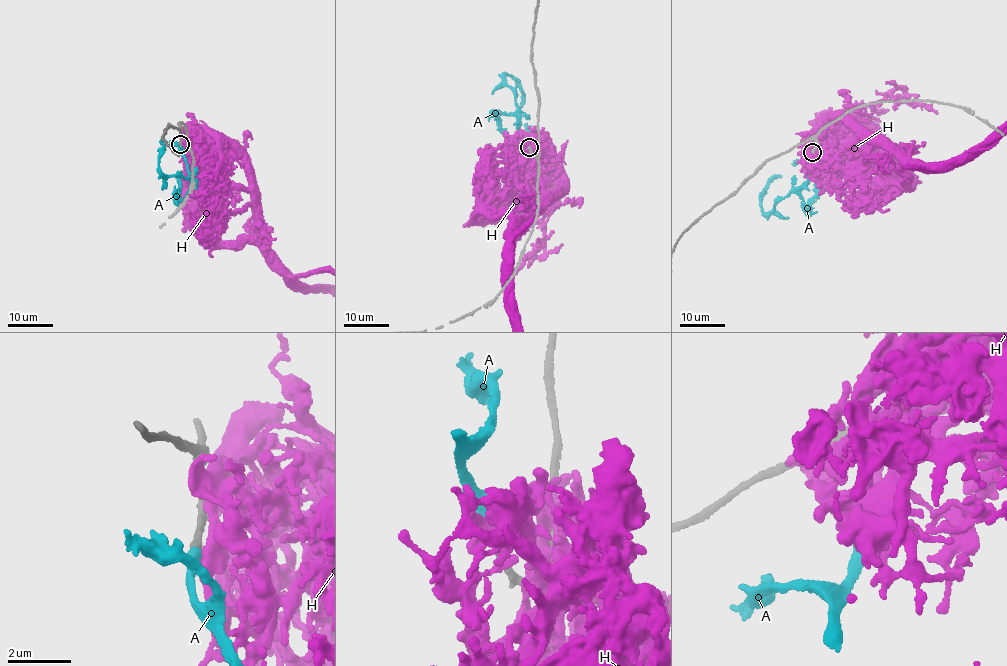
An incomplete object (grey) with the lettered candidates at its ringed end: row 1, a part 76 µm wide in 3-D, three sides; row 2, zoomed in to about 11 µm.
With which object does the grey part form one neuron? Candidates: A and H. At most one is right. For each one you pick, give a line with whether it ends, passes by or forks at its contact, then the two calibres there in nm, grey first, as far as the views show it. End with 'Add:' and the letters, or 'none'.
A: It ends there. Thickness 320 nm (grey) against 400 nm
Add: A

